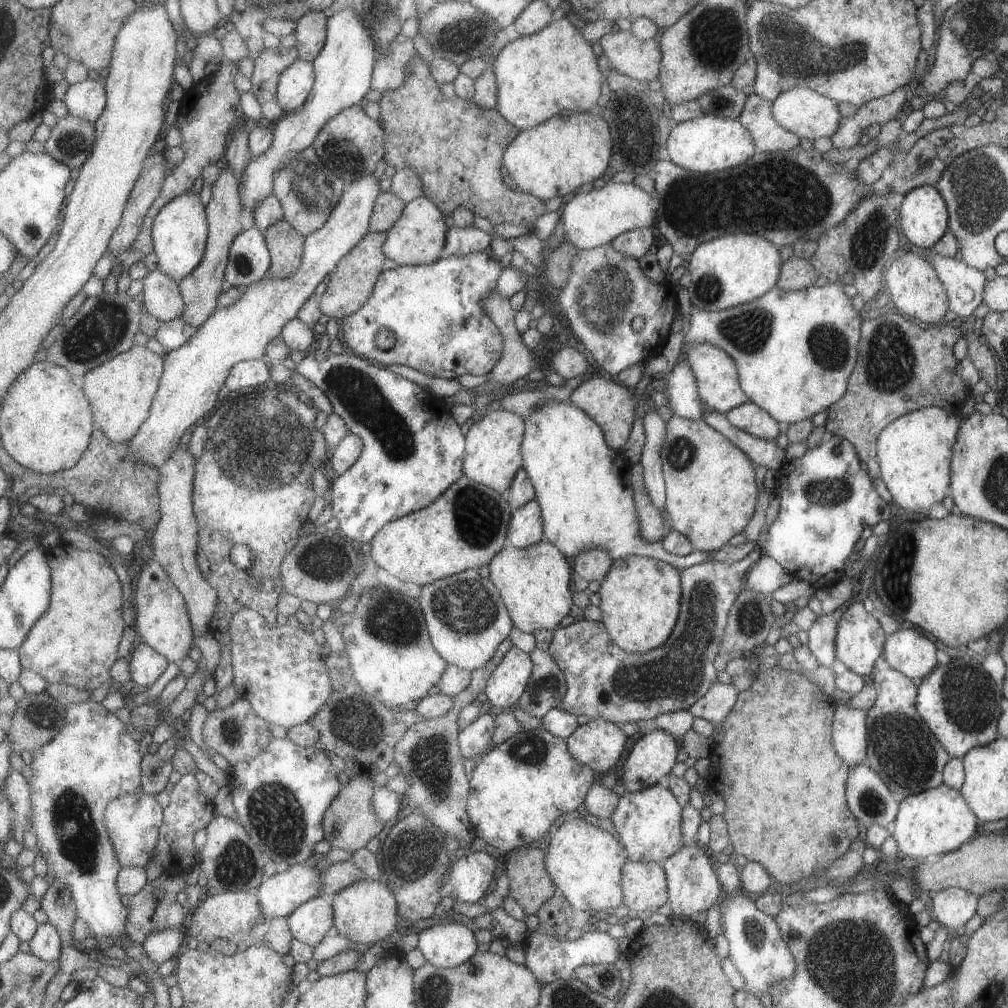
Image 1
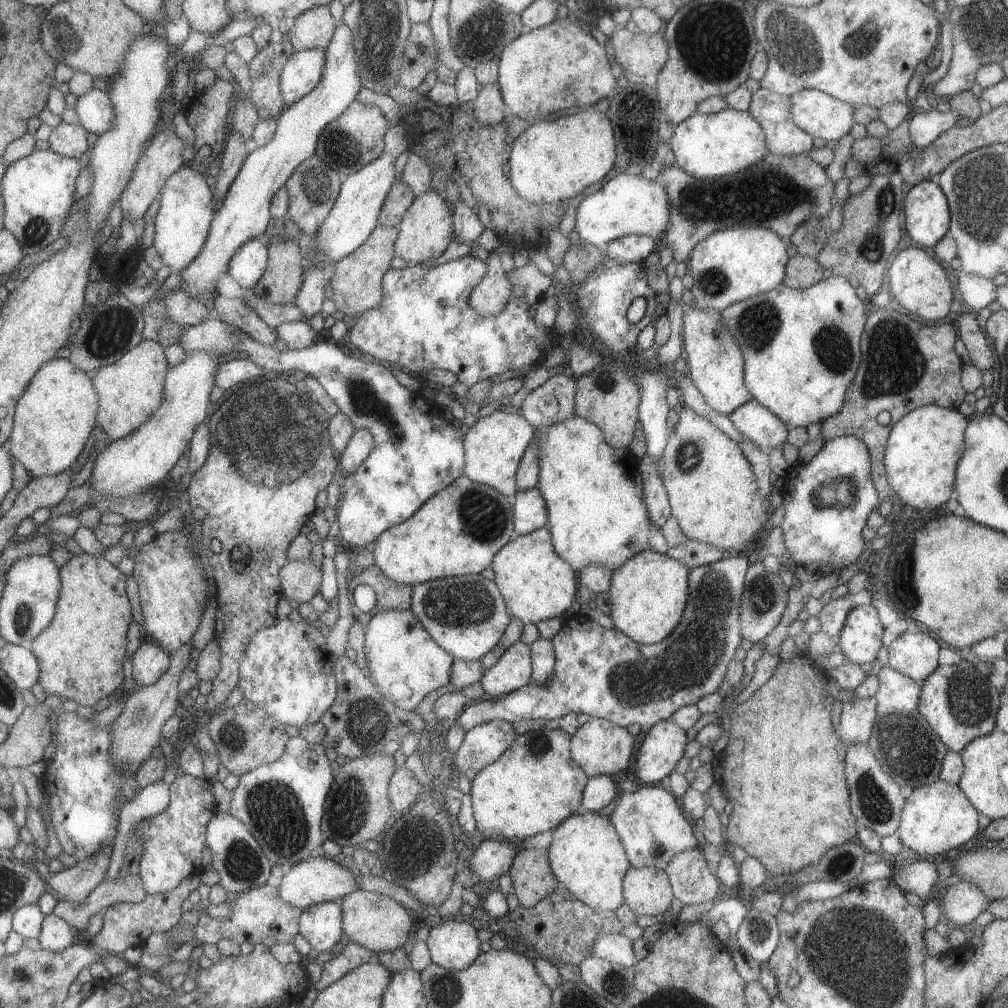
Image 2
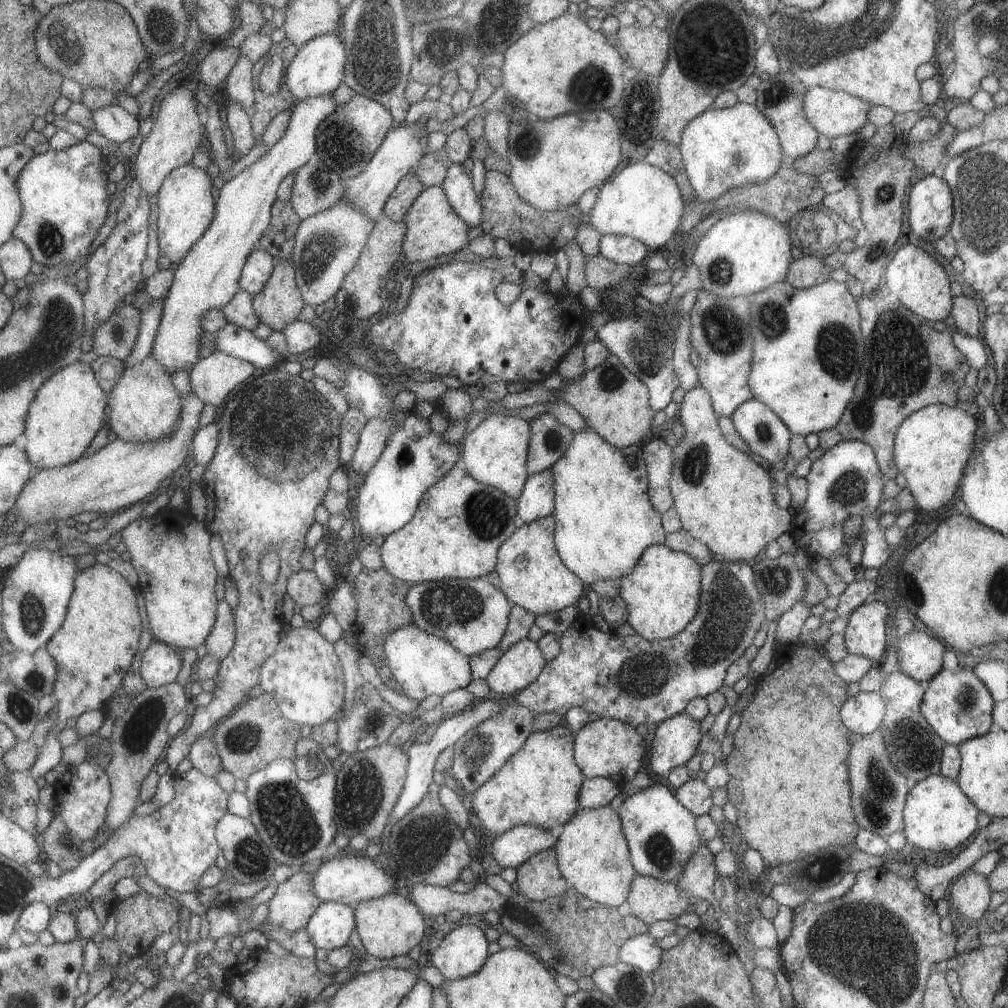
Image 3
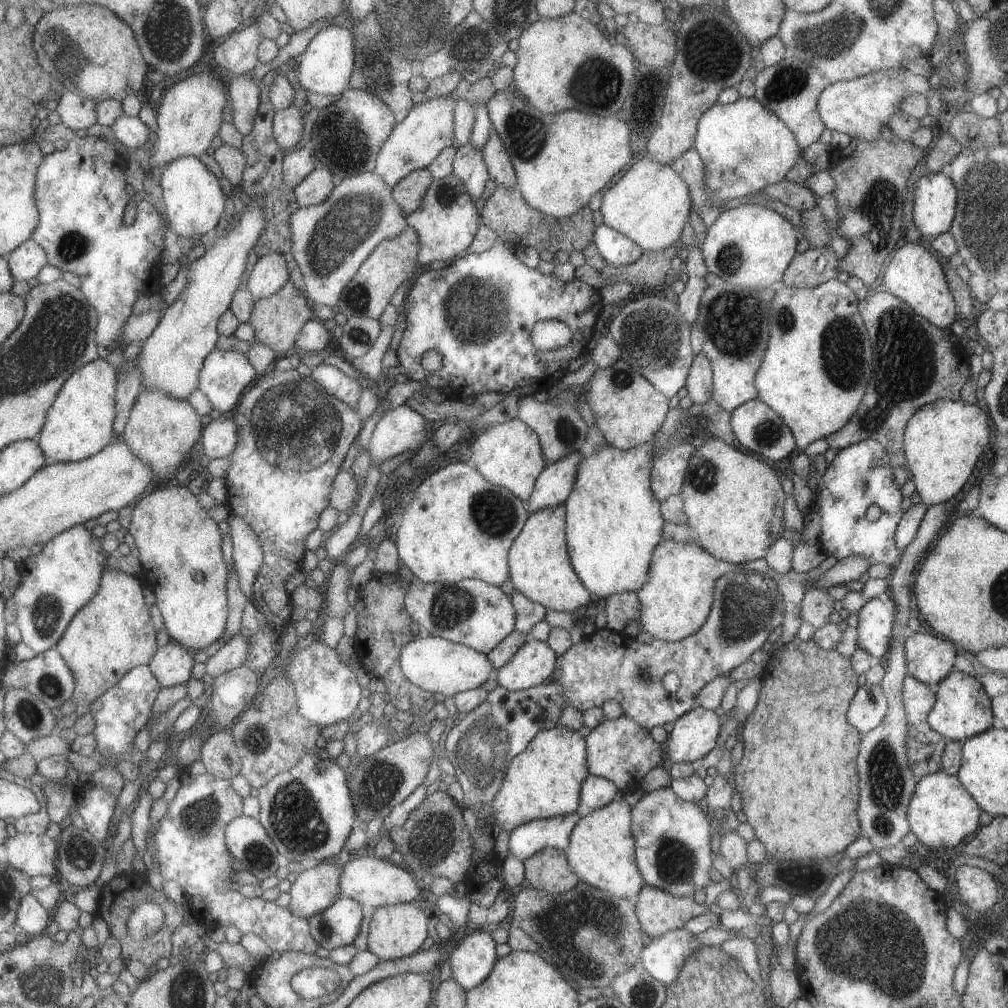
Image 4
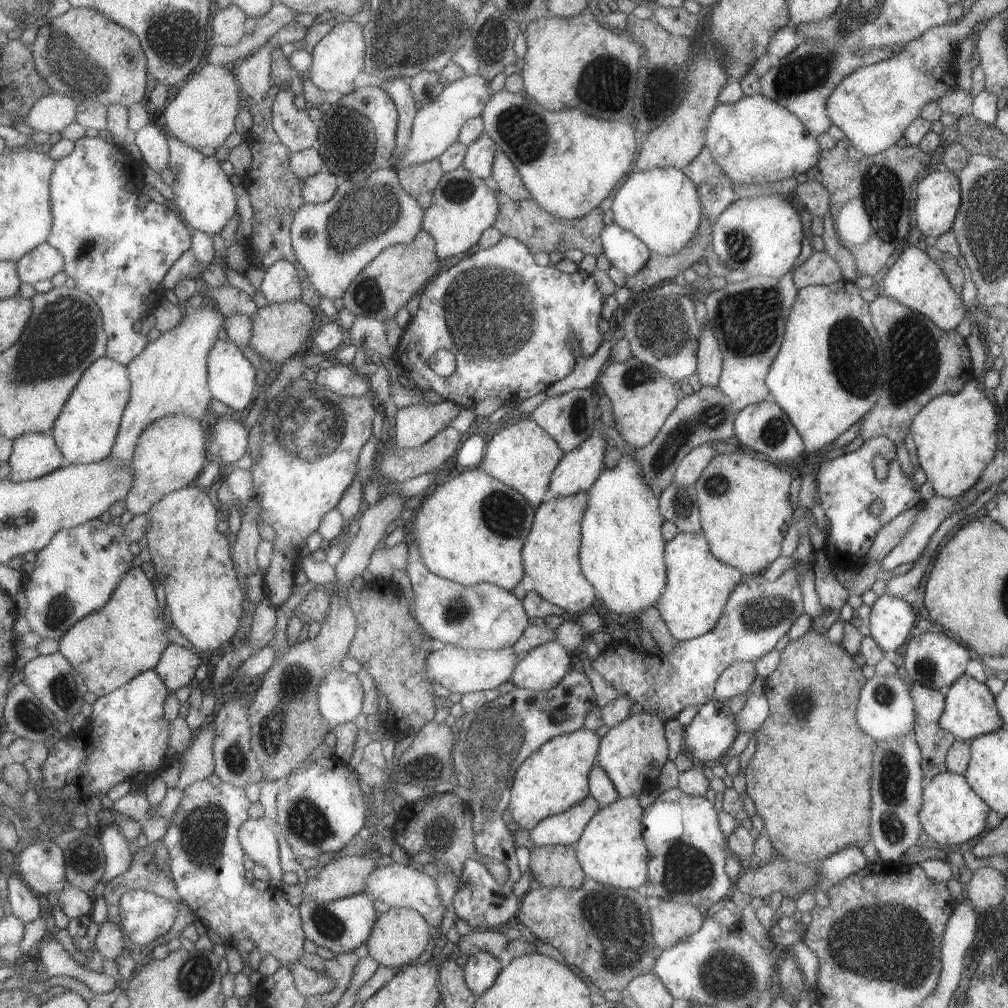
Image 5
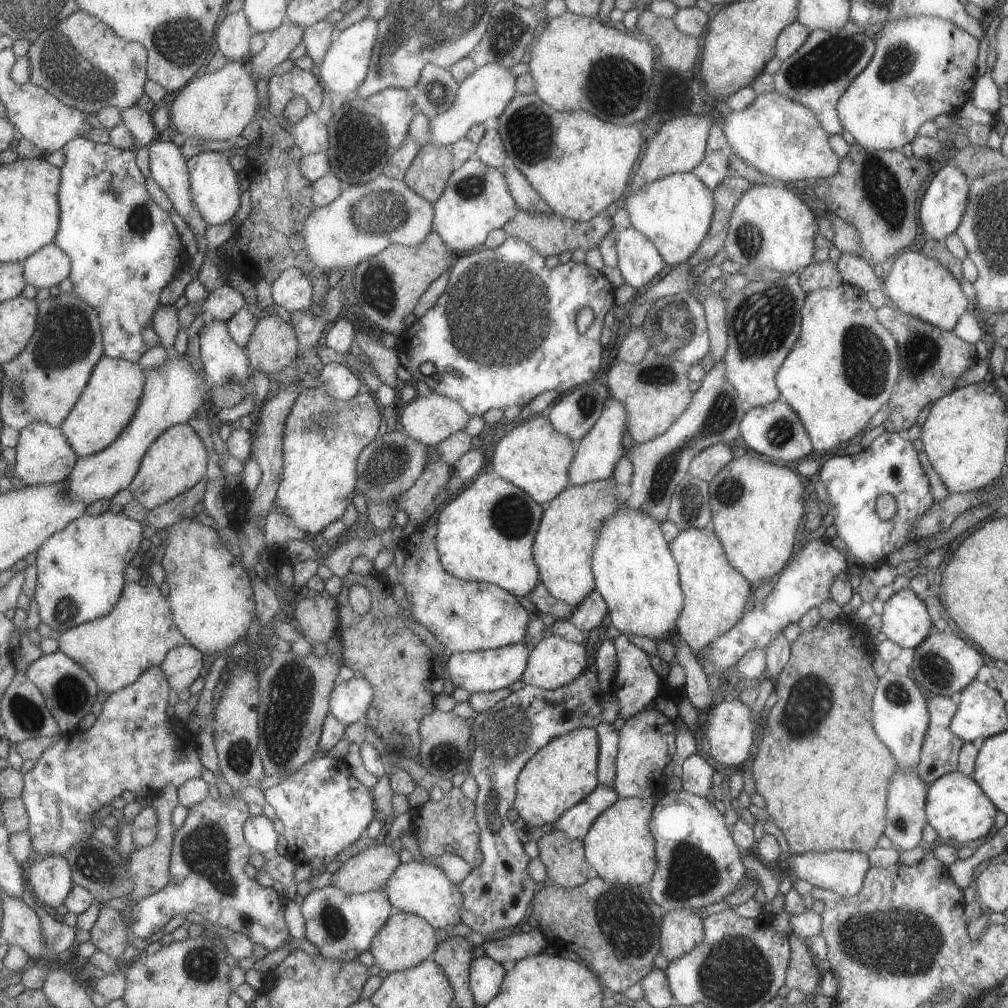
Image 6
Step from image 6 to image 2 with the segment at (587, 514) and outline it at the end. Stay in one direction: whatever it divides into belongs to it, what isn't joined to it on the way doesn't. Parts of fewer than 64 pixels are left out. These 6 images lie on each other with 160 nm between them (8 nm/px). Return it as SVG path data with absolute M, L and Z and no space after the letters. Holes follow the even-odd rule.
M547 526L516 536L493 555L494 583L510 616L533 623L563 615L573 600L583 594L575 572L554 551Z

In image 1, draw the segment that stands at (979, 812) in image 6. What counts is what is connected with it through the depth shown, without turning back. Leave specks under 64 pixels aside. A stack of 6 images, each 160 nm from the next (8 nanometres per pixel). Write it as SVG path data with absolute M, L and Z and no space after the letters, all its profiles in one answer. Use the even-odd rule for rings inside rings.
M942 782L935 788L925 789L899 800L898 813L890 831L903 856L920 861L930 854L948 853L969 841L971 834L979 829L978 825L978 818L967 806L960 791Z

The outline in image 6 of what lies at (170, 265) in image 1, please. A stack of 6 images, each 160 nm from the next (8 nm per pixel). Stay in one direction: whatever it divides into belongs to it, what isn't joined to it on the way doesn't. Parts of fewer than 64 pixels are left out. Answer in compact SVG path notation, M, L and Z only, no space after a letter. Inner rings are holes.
M205 151L188 160L190 187L198 209L210 225L222 225L235 218L241 208L241 172L235 171L229 162L230 154L223 151Z

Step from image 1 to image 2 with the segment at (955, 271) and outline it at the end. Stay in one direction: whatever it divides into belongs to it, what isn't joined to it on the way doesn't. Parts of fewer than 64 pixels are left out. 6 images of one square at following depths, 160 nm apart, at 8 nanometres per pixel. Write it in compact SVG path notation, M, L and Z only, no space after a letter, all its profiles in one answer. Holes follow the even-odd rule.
M959 272L957 290L961 294L963 308L974 313L996 300L996 287L993 281L977 275Z

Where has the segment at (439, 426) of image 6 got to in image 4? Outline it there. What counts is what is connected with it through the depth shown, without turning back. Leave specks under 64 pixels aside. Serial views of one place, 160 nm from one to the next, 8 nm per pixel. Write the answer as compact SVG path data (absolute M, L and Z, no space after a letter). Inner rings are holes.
M405 404L399 405L385 412L381 417L374 419L368 431L370 442L367 454L369 454L370 458L370 467L364 476L364 488L361 492L358 492L358 497L361 498L359 506L367 506L371 501L371 497L377 493L377 482L381 478L377 465L381 460L389 459L402 452L411 452L411 450L421 448L431 435L431 432L428 432L425 427L427 428L423 416Z

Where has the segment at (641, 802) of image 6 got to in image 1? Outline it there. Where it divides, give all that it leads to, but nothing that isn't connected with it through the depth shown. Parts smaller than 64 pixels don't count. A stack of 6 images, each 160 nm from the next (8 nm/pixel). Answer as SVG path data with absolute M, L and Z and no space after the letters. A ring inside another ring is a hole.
M581 816L570 821L561 820L555 826L555 831L550 836L547 846L547 853L544 856L547 874L553 881L557 893L567 899L575 912L582 910L593 916L602 915L608 911L612 912L617 906L621 906L622 888L620 878L625 861L627 861L626 850L620 844L618 838L605 831L605 829L585 821Z

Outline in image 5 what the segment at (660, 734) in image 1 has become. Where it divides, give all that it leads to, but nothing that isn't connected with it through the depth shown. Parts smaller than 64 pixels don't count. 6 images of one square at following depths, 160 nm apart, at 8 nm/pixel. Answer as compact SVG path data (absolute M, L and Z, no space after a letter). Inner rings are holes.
M707 701L683 728L682 748L698 764L718 763L733 744L738 730L725 702Z

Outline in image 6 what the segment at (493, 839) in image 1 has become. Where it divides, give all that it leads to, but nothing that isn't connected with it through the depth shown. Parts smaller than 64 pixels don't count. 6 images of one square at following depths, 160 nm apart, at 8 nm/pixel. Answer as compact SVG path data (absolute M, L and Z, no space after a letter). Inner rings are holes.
M576 728L550 740L518 772L512 808L529 826L555 822L598 785L597 759L598 738L594 728Z

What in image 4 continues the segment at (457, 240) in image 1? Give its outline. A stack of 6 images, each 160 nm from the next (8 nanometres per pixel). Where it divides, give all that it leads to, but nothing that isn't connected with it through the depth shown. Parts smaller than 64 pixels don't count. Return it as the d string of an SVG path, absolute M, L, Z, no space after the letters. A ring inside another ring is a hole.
M467 143L456 148L452 162L452 174L465 186L475 202L483 190L488 172L482 157L482 150Z

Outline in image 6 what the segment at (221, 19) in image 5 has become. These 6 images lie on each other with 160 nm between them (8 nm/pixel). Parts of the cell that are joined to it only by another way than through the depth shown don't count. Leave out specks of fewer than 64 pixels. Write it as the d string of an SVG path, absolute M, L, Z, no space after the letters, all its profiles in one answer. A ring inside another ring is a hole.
M244 10L231 13L223 18L217 27L218 48L231 61L246 61L253 58L251 53L251 38L256 30L250 23Z

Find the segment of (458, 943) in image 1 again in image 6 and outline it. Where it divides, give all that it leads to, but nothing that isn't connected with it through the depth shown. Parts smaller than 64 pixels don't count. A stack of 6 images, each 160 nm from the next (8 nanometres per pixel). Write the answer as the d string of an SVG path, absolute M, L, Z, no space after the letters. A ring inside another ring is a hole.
M487 956L474 958L468 970L468 985L474 1006L484 1007L500 990L506 971Z

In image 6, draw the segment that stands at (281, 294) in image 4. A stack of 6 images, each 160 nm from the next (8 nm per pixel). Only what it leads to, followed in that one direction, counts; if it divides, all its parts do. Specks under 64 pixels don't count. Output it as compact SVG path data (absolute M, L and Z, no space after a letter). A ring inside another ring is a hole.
M277 314L264 316L245 348L251 361L251 374L260 370L267 376L287 366L293 367L300 348L300 339L291 321L287 323Z

